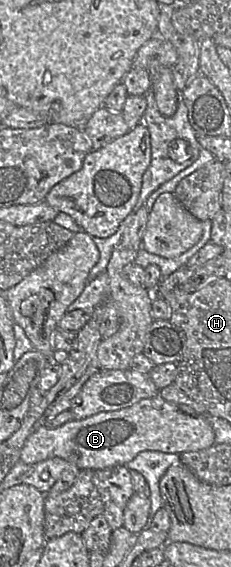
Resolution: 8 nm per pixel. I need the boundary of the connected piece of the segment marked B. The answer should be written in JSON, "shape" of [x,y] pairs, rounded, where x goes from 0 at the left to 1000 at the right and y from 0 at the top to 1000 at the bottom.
{"shape":[[[688,695],[519,723],[429,727],[351,741],[307,741],[242,755],[169,751],[117,772],[87,813],[152,818],[260,806],[346,829],[455,827],[545,820],[619,795],[784,801],[892,792],[931,783],[931,762],[909,739],[831,734]]]}

